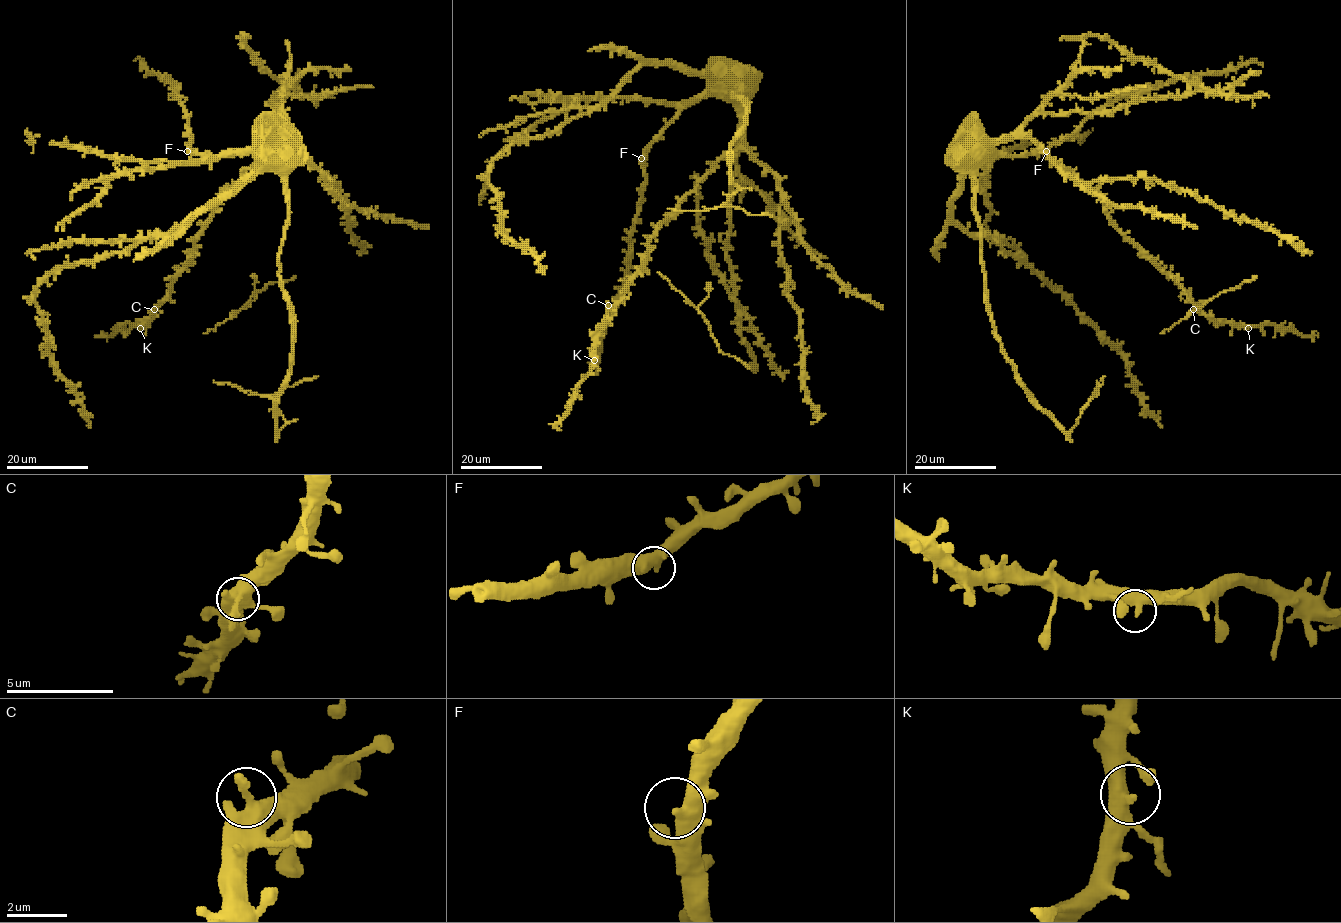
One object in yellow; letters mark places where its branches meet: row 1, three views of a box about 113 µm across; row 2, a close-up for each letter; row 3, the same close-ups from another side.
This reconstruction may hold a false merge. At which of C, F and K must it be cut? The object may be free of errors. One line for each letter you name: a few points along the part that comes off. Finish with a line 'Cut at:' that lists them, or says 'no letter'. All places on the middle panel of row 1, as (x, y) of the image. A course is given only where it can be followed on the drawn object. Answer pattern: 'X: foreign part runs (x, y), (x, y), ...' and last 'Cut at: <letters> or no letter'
Cut at: no letter

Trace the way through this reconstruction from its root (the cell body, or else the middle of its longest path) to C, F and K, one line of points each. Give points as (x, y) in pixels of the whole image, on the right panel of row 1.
C: (987, 154), (1002, 141), (1030, 137), (1100, 197), (1107, 218), (1186, 294), (1192, 309)
F: (987, 154), (982, 152), (1032, 155), (1046, 151)
K: (987, 154), (1002, 141), (1030, 137), (1100, 197), (1107, 218), (1202, 311), (1217, 321), (1248, 328)

